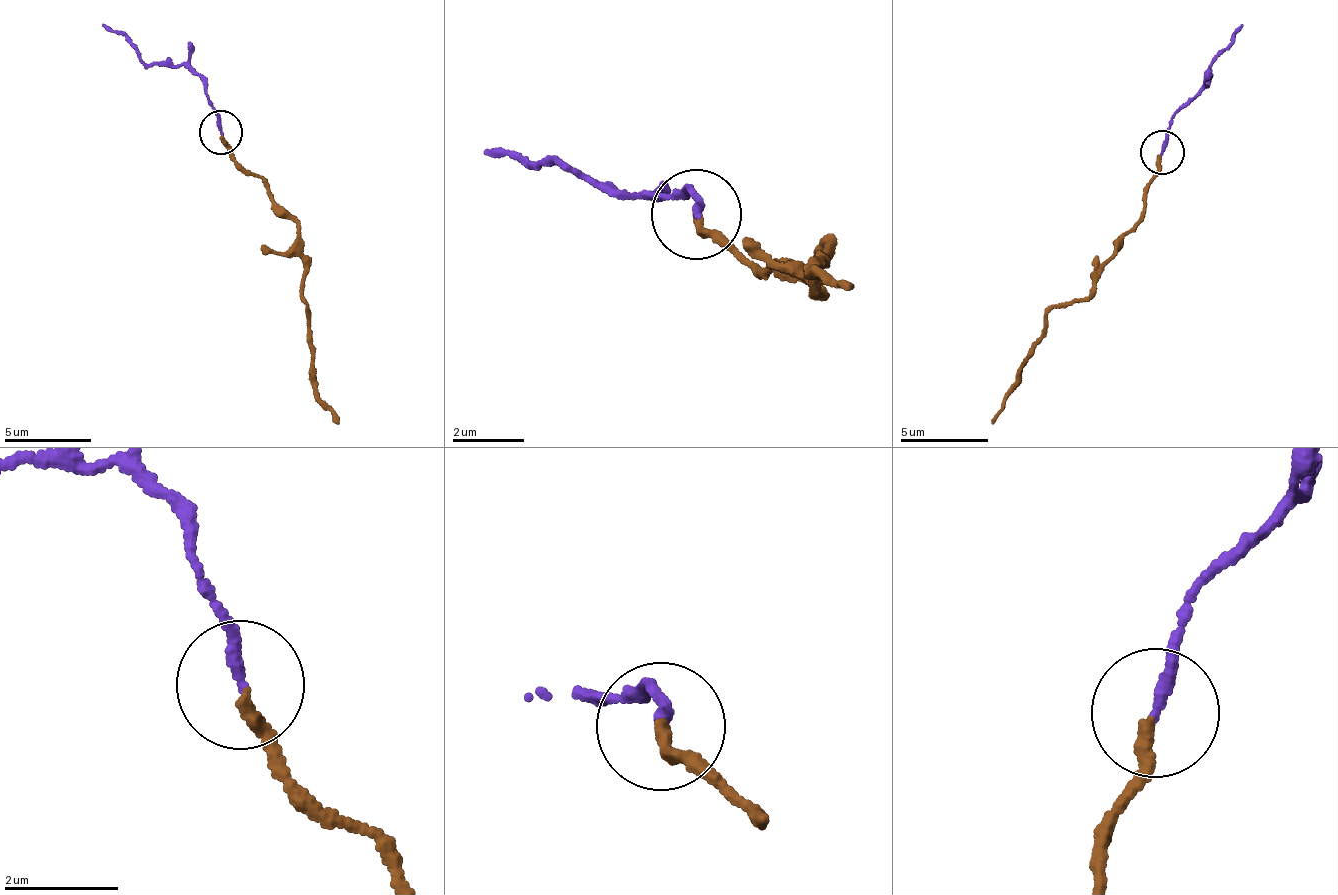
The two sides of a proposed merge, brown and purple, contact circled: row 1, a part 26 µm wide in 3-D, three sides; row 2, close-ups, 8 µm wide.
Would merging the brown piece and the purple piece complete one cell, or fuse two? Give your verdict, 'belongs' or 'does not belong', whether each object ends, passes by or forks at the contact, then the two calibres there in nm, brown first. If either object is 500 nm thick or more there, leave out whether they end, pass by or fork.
does not belong | brown ends | purple ends | 200/190 nm

